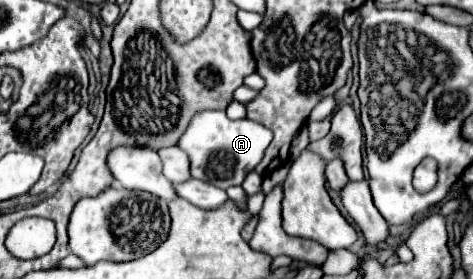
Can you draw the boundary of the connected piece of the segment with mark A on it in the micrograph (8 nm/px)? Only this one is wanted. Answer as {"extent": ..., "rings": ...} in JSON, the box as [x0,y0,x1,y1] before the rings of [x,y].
{"extent":[178,110,272,190],"rings":[[[208,110],[192,118],[178,146],[190,156],[194,178],[200,178],[204,182],[216,184],[218,188],[226,190],[230,186],[242,184],[244,178],[252,170],[256,170],[256,166],[264,158],[270,140],[272,140],[272,130],[250,118],[230,120],[224,110]]]}

